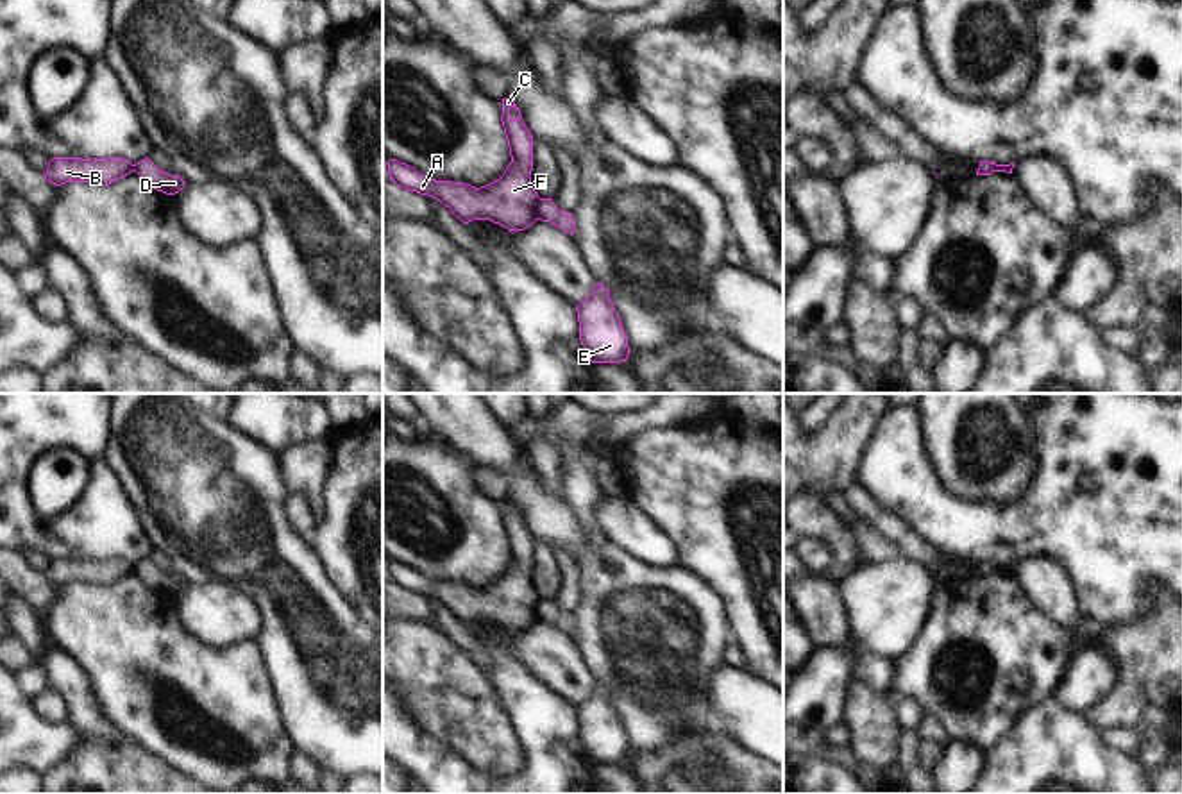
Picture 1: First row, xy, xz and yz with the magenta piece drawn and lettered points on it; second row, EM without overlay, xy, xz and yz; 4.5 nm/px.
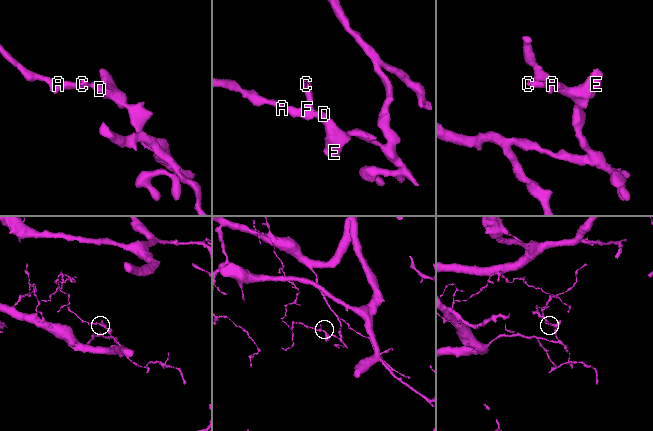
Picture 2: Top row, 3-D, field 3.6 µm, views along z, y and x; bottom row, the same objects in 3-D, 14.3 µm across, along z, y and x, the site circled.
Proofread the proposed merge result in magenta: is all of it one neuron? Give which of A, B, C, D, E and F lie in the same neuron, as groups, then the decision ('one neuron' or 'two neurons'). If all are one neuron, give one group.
A B C F / D E; two neurons

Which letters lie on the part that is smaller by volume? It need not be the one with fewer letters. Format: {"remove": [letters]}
{"remove": ["A", "B", "C", "F"]}

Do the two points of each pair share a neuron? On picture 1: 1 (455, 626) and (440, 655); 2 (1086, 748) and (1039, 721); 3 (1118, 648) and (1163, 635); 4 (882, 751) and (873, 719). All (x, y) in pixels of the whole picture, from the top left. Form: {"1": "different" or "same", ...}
{"1": "different", "2": "same", "3": "same", "4": "same"}

